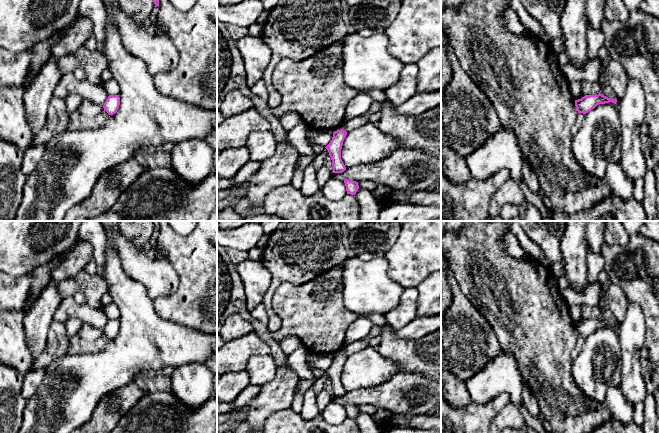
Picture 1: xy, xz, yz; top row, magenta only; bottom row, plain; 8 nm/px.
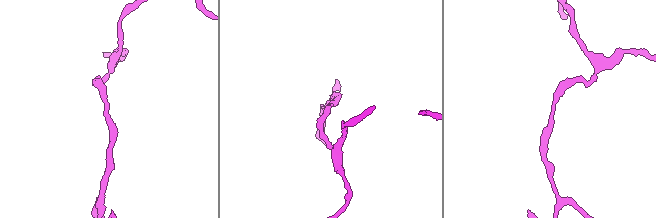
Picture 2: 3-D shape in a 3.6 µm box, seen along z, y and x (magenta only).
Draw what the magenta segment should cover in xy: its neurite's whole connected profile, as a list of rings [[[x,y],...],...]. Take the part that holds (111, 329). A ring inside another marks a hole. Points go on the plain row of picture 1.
[[[109,319],[106,323],[103,332],[109,339],[113,339],[117,336],[120,329],[119,319]]]

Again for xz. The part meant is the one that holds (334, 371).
[[[337,354],[333,356],[333,361],[330,367],[325,371],[332,384],[333,397],[342,397],[346,391],[341,383],[342,368],[347,359],[345,354]]]

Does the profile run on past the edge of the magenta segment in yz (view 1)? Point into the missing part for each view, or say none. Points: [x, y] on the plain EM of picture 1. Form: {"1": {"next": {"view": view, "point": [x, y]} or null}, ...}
{"1": {"next": null}}

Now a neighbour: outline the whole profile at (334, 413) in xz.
[[[332,401],[321,412],[321,416],[330,425],[340,425],[347,419],[344,405]]]

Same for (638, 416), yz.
[[[640,401],[634,407],[634,424],[642,427],[644,421],[644,401]]]

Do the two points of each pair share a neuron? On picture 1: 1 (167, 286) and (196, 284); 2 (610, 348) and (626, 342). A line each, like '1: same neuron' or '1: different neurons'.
1: different neurons
2: different neurons

